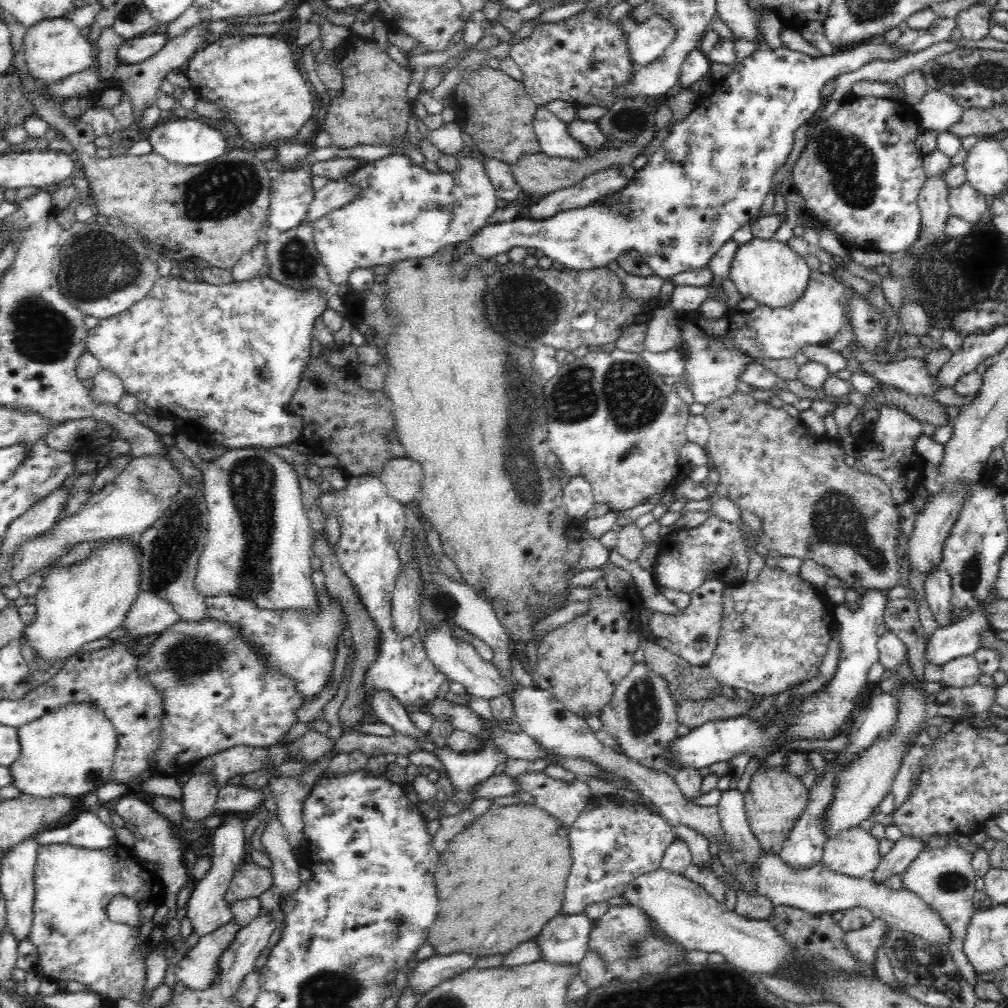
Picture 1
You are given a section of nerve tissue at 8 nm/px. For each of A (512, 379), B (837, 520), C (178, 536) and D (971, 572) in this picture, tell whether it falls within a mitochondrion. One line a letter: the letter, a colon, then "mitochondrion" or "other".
A: mitochondrion
B: mitochondrion
C: mitochondrion
D: mitochondrion

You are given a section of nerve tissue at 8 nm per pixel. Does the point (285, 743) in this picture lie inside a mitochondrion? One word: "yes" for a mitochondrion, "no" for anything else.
no

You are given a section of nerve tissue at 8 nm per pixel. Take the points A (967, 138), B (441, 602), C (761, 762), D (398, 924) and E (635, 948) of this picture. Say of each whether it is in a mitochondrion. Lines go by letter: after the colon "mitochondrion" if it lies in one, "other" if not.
A: other
B: mitochondrion
C: other
D: mitochondrion
E: mitochondrion

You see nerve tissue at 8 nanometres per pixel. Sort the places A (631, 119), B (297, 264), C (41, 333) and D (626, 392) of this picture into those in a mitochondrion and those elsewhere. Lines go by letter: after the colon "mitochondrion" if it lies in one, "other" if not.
A: mitochondrion
B: mitochondrion
C: mitochondrion
D: mitochondrion

